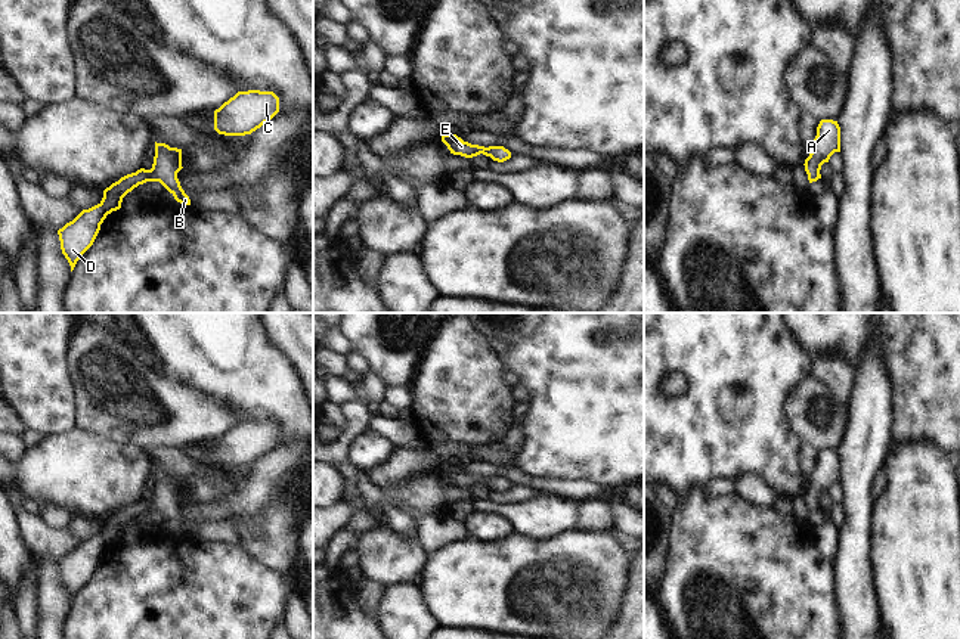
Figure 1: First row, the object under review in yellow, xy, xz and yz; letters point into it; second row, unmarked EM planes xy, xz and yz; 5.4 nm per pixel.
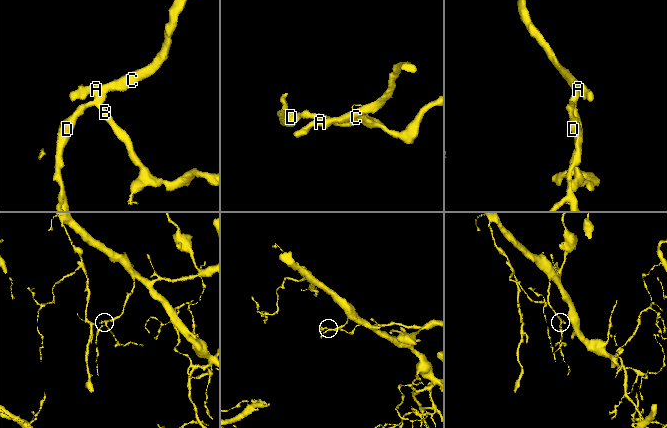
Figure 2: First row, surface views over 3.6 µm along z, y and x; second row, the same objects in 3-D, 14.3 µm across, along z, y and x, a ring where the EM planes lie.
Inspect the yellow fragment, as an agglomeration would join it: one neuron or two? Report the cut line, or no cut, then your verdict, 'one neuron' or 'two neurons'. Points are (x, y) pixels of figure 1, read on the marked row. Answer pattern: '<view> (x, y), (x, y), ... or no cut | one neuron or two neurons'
no cut | one neuron

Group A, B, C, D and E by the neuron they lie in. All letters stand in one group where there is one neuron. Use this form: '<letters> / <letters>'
A B C D E

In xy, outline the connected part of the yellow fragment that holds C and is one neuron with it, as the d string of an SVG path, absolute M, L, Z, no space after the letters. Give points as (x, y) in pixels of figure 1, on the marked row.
M238 91L214 111L214 130L224 136L245 136L260 128L279 112L273 91Z

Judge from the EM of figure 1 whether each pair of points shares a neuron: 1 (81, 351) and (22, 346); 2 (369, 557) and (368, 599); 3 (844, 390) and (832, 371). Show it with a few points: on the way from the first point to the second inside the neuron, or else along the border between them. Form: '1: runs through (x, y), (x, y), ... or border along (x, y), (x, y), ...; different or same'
1: border along (74, 328), (65, 359), (70, 384); different
2: border along (355, 576), (374, 579), (384, 588); different
3: runs through (841, 385), (841, 380), (836, 375); same

